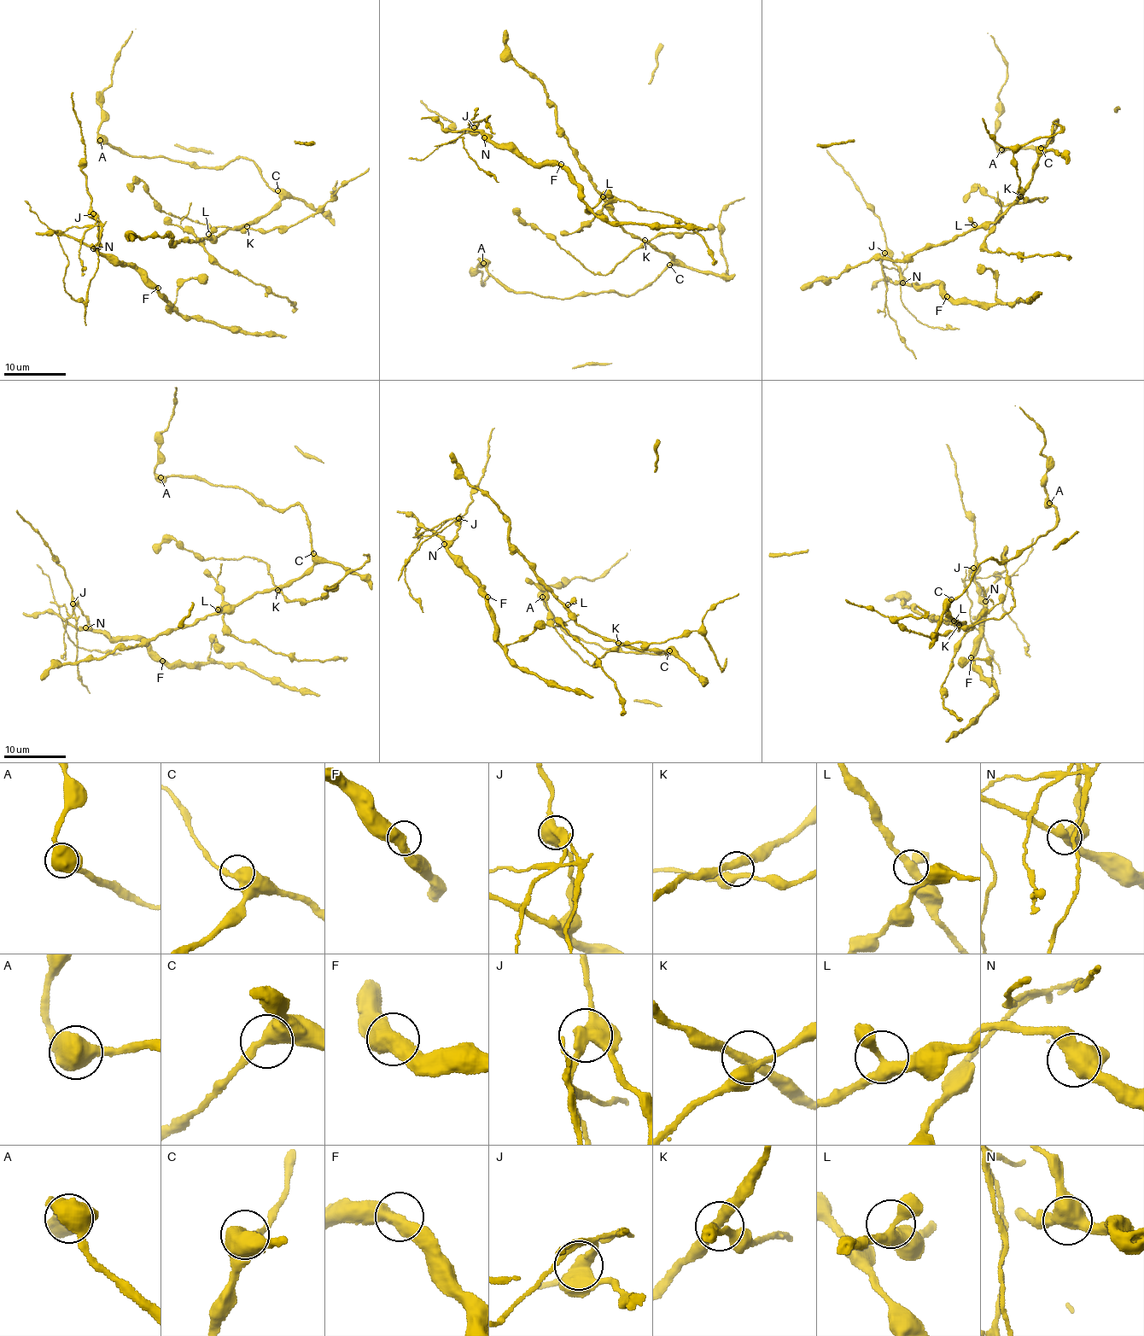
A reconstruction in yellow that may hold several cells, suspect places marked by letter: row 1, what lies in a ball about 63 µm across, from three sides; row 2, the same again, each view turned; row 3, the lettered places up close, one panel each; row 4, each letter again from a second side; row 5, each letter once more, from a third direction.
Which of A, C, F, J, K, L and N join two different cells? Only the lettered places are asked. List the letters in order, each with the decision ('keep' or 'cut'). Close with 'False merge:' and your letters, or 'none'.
A: keep
C: keep
F: keep
J: cut
K: keep
L: keep
N: keep
False merge: J

